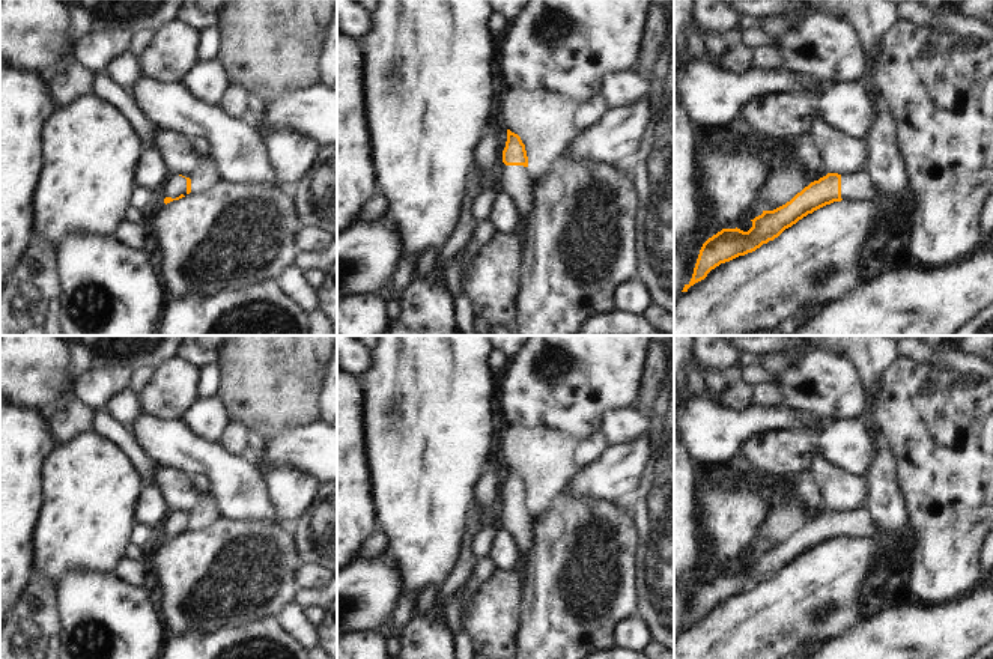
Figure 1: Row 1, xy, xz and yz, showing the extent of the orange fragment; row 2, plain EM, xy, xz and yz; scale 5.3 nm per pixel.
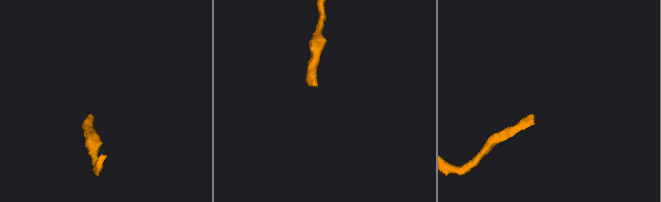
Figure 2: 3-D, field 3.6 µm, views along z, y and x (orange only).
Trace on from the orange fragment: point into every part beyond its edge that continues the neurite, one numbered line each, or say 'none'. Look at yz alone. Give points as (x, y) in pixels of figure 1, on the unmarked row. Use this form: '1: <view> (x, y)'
1: yz (858, 524)

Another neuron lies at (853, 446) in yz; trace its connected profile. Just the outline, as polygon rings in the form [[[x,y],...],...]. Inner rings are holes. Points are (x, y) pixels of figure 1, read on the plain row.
[[[859,418],[826,424],[817,445],[817,451],[834,465],[862,478],[867,478],[880,450],[880,432]]]

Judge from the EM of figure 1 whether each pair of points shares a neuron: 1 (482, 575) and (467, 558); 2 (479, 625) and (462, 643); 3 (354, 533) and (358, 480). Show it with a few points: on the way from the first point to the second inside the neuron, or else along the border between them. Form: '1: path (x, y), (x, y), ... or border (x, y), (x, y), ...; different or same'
1: border (471, 573), (465, 581); different
2: border (473, 601), (465, 625), (471, 643); different
3: path (354, 519), (354, 494); same

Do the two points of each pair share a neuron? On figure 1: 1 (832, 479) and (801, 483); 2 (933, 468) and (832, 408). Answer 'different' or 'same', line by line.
1: different
2: same

